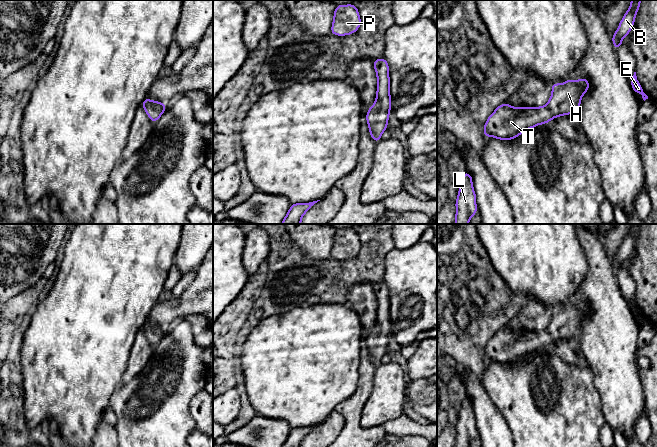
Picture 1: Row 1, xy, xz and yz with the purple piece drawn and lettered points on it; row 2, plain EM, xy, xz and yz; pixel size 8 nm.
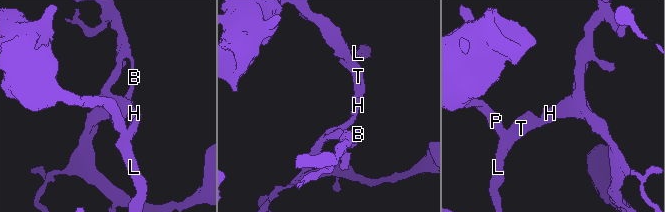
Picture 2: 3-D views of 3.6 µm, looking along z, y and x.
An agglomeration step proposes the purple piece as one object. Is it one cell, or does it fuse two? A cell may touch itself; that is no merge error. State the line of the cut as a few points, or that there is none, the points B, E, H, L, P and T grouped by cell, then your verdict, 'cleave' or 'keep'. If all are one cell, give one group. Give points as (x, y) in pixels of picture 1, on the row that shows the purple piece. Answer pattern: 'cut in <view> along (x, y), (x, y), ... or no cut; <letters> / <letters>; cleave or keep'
no cut; B E H L P T; keep

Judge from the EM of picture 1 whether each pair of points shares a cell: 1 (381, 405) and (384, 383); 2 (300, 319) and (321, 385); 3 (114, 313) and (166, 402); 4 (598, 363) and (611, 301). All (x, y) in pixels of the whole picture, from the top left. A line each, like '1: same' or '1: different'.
1: same
2: same
3: different
4: same

